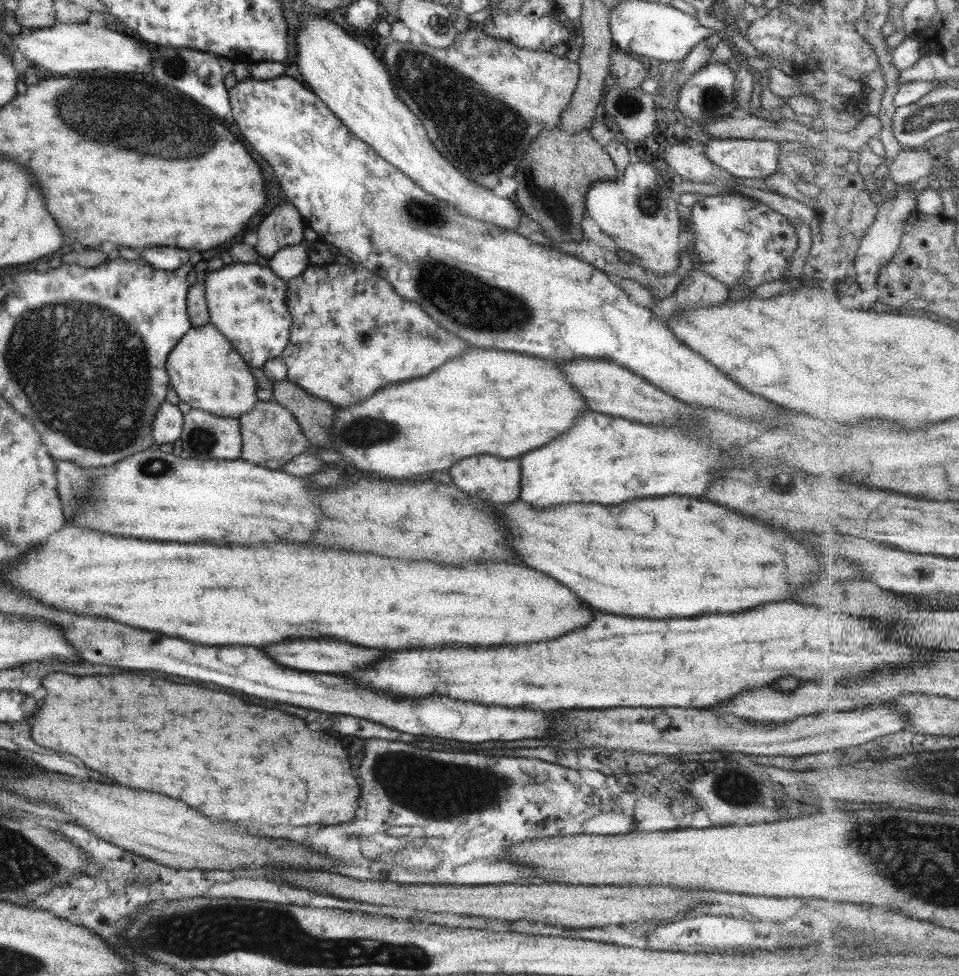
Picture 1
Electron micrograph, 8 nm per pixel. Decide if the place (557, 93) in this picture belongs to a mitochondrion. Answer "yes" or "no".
no

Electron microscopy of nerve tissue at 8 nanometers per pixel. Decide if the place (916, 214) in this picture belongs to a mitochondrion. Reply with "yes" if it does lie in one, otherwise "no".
no

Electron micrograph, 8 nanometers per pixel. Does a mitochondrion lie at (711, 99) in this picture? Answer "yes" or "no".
yes

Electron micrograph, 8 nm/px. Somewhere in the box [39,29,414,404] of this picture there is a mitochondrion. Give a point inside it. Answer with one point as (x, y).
(170, 142)

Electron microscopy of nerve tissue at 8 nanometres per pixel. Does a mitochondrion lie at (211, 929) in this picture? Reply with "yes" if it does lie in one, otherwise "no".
yes

